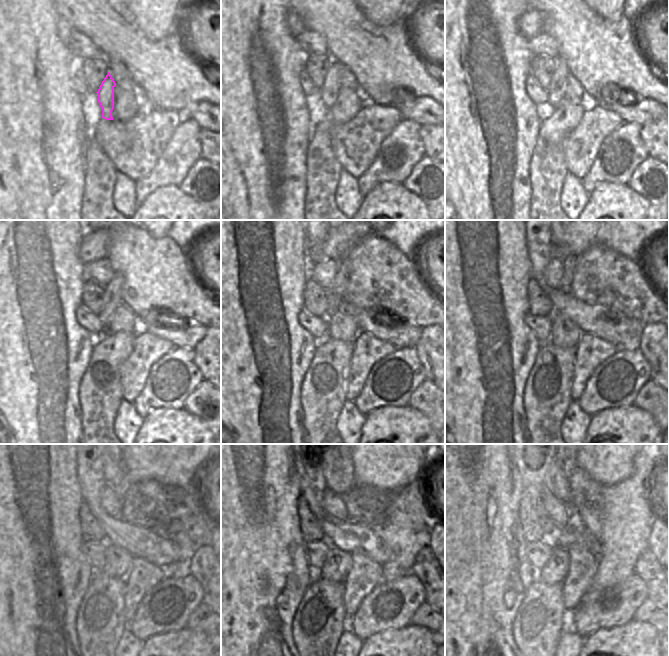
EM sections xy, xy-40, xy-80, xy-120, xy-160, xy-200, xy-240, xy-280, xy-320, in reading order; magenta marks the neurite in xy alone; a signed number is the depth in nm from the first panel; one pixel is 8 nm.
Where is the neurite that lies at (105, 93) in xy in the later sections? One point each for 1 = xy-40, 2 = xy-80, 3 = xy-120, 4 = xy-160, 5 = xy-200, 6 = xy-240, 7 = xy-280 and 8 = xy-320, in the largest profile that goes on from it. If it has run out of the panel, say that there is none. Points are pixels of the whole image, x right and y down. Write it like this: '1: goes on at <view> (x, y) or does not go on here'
1: goes on at xy-40 (330, 90)
2: goes on at xy-80 (557, 86)
3: goes on at xy-120 (113, 292)
4: goes on at xy-160 (336, 293)
5: goes on at xy-200 (567, 263)
6: goes on at xy-240 (113, 478)
7: goes on at xy-280 (339, 480)
8: goes on at xy-320 (567, 464)

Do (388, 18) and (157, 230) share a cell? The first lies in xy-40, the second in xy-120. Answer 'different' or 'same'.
same

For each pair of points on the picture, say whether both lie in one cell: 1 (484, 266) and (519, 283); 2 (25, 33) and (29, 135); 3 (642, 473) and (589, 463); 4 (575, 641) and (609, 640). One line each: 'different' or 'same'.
1: same
2: same
3: different
4: different

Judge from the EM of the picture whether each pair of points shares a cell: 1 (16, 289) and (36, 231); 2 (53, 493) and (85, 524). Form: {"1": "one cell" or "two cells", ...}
{"1": "one cell", "2": "two cells"}

